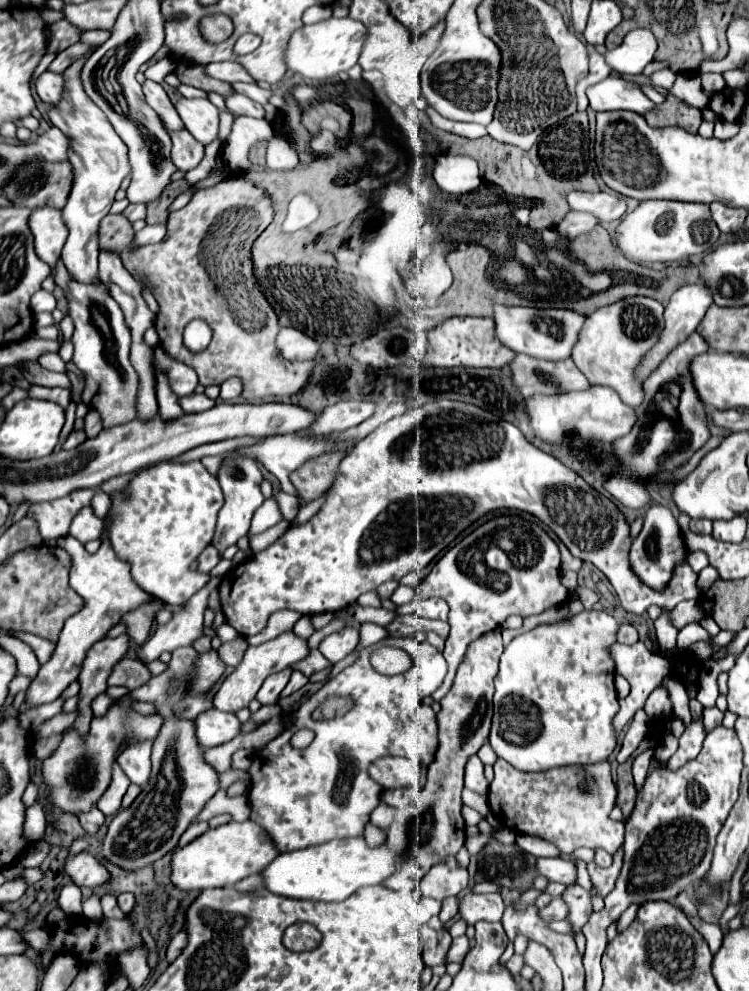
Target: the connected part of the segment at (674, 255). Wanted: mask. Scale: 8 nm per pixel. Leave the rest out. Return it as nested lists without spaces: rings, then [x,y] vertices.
[[[645,200],[621,218],[613,230],[611,242],[629,262],[681,262],[693,254],[711,250],[719,240],[719,234],[721,232],[713,222],[707,204]]]

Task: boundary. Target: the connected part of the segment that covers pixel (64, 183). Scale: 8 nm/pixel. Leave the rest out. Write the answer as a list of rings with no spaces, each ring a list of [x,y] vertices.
[[[31,160],[15,168],[13,178],[9,178],[9,182],[1,188],[1,196],[5,196],[13,206],[23,206],[29,210],[43,208],[43,206],[53,206],[53,208],[63,210],[71,184],[73,184],[73,172],[71,172],[69,162]]]

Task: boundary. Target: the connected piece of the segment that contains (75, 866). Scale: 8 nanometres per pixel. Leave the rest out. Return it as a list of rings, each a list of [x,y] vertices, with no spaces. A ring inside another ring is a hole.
[[[79,852],[79,854],[69,854],[63,866],[65,874],[77,884],[77,886],[89,886],[95,888],[103,882],[109,880],[107,870],[101,866],[99,860],[95,860],[93,854],[89,852]]]

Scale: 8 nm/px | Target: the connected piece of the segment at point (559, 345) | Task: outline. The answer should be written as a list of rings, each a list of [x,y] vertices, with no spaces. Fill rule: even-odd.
[[[493,306],[493,320],[495,320],[495,336],[503,346],[513,350],[515,354],[529,354],[541,360],[565,360],[571,356],[573,342],[581,330],[581,322],[585,316],[573,314],[571,310],[557,310],[557,308],[527,308],[527,306]]]

